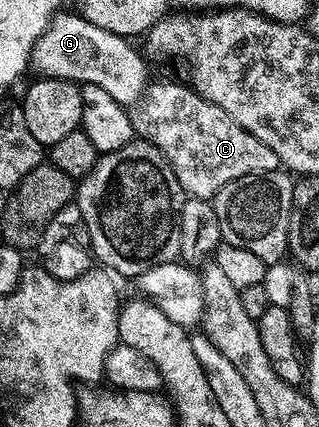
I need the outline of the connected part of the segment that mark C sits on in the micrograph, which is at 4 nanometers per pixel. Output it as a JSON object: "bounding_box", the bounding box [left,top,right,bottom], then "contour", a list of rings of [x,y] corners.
{"bounding_box":[129,81,280,199],"contour":[[[162,81],[159,85],[147,84],[142,97],[129,106],[129,110],[135,134],[149,145],[155,145],[166,157],[183,194],[213,199],[220,187],[232,183],[232,179],[253,173],[273,173],[279,168],[280,162],[272,147],[264,147],[256,135],[244,131],[244,127],[237,125],[220,107],[216,107],[216,103],[195,93],[189,84],[177,85],[174,81]]]}

